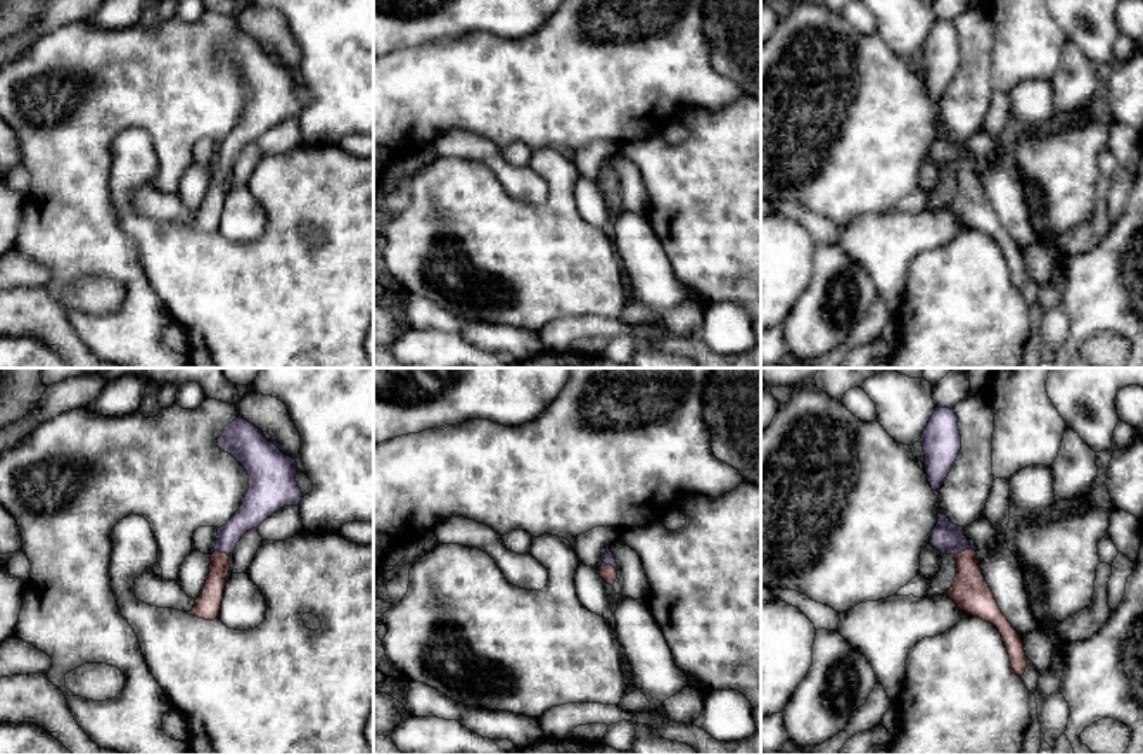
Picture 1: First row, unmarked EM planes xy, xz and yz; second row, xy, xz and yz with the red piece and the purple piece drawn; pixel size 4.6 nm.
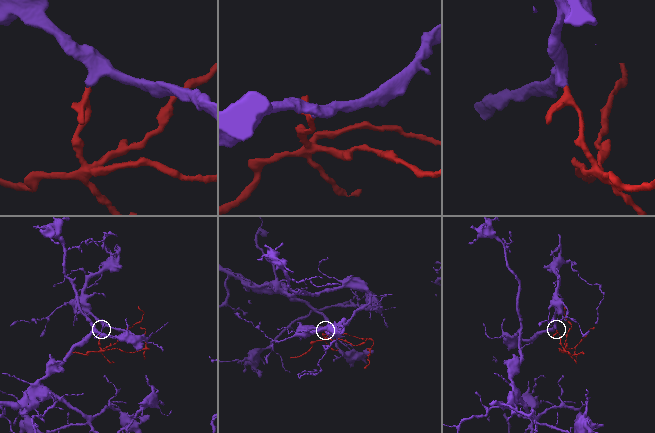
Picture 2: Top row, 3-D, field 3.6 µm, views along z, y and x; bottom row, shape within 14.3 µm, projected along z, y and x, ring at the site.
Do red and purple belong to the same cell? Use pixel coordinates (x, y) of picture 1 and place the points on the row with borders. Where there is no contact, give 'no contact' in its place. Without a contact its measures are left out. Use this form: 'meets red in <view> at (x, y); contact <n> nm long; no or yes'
meets red in yz at (962, 551); contact 90 nm long; yes

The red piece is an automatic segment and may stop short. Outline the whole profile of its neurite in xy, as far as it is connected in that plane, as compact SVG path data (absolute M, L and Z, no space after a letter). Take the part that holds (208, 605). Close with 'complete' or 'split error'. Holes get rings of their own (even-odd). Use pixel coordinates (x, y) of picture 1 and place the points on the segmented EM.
M242 416L228 423L218 447L232 454L249 475L249 489L235 515L218 529L214 553L204 587L188 615L214 620L220 615L223 589L230 572L230 553L242 536L258 529L284 506L299 506L297 463L284 454L259 428Z; split error

